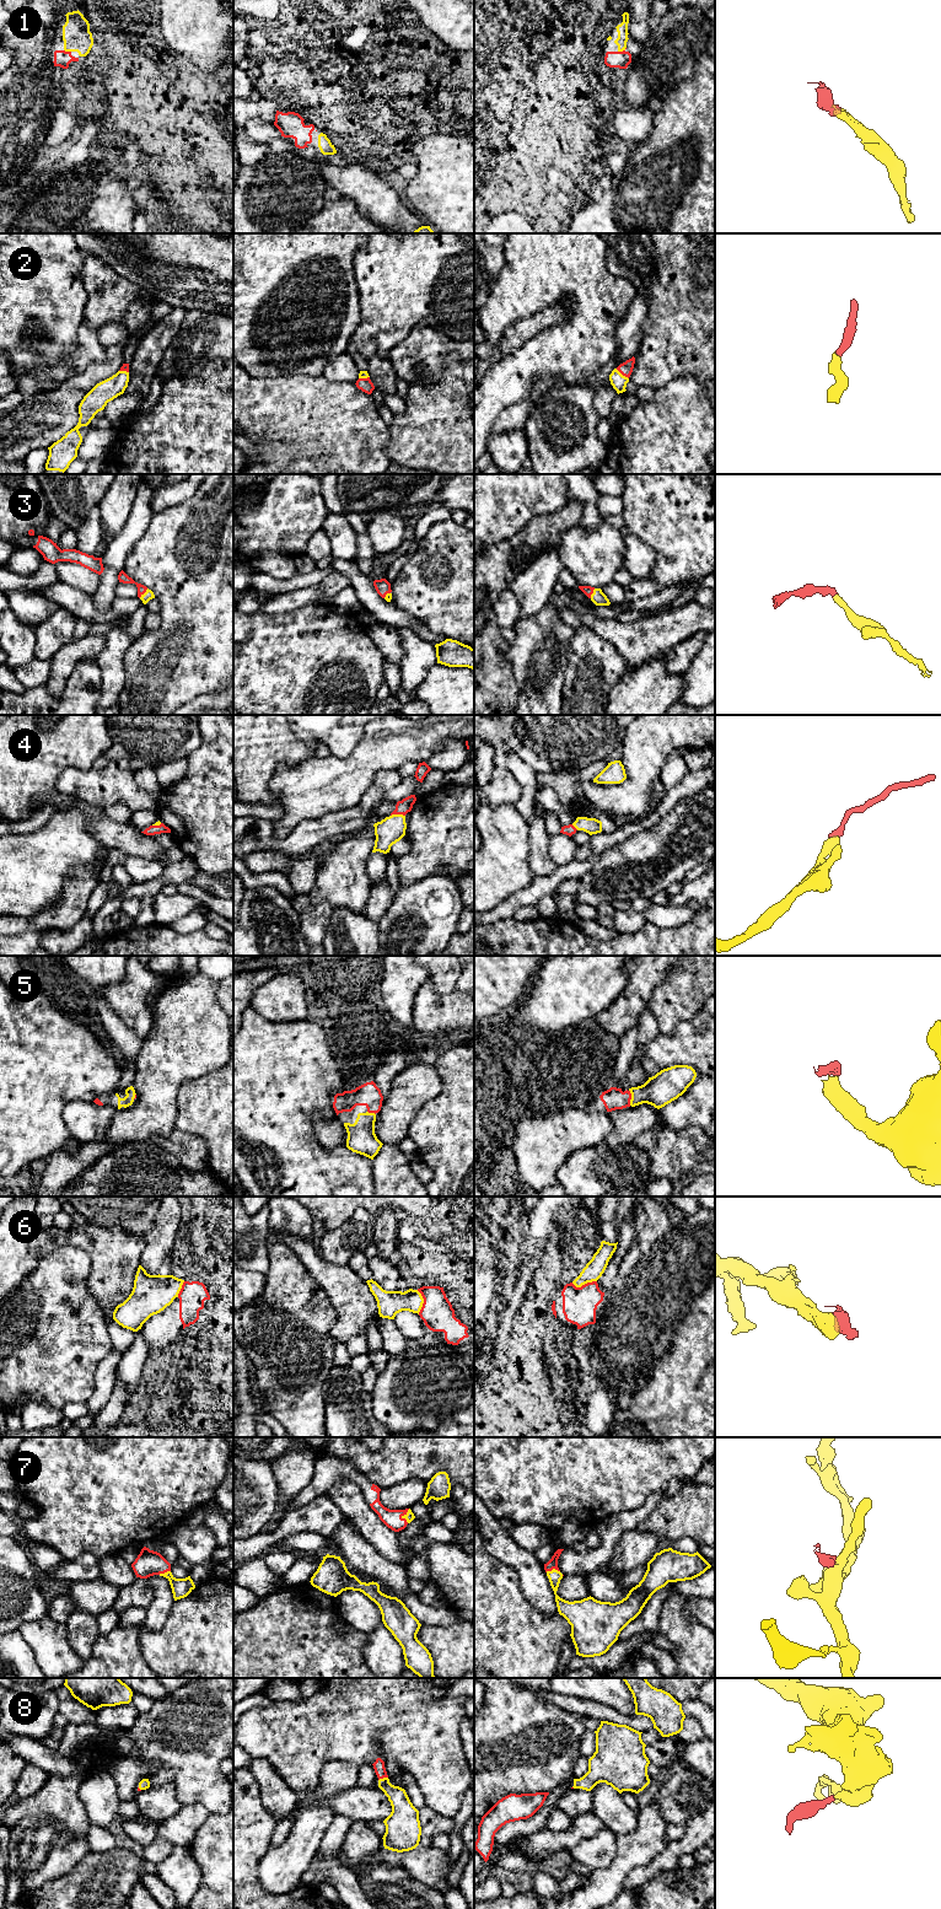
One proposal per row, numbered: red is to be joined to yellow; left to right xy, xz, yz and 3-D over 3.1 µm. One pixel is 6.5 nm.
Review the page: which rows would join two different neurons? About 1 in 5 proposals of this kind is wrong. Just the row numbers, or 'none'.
6

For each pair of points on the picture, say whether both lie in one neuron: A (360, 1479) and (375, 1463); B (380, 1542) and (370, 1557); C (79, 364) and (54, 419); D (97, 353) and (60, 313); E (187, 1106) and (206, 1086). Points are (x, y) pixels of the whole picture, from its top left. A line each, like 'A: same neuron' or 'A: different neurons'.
A: different neurons
B: different neurons
C: different neurons
D: different neurons
E: same neuron

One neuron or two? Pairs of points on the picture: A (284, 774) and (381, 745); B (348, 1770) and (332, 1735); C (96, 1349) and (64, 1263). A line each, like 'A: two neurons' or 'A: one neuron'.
A: one neuron
B: two neurons
C: one neuron

